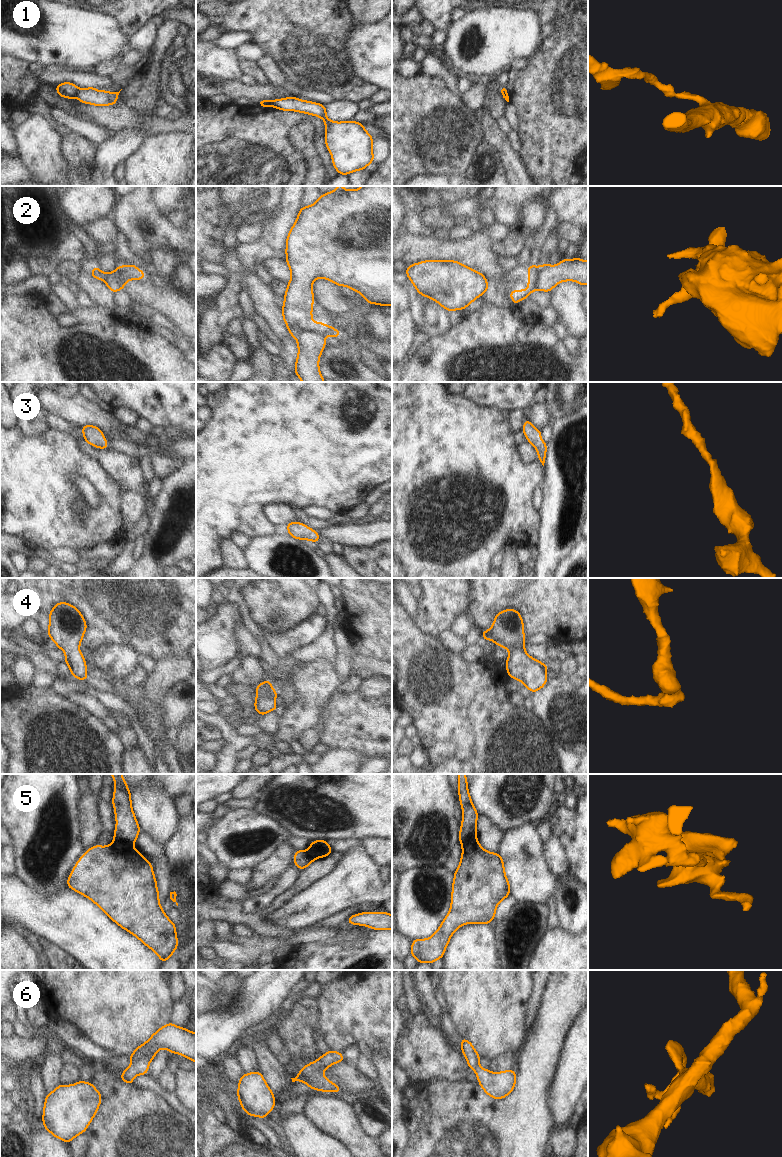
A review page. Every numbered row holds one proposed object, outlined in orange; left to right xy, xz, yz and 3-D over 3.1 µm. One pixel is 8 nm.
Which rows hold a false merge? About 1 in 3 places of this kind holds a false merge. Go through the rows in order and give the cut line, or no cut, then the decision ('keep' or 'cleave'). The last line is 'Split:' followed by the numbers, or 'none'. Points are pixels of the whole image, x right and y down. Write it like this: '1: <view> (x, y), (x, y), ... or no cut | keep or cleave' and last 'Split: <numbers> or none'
1: xy (79, 89), (74, 96) | cleave
2: xz (325, 335), (314, 332), (299, 332), (295, 336) | cleave
3: no cut | keep
4: no cut | keep
5: xy (114, 838), (120, 842), (132, 844) | cleave
6: no cut | keep
Split: 1, 2, 5

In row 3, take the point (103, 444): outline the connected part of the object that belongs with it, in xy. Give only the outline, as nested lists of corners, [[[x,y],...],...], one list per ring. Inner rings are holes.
[[[83,425],[81,427],[84,440],[91,446],[100,449],[108,449],[108,442],[104,438],[103,432],[100,428],[93,425]]]

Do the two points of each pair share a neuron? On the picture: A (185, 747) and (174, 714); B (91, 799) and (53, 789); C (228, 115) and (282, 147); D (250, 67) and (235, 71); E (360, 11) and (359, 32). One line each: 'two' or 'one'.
A: two
B: two
C: one
D: two
E: two

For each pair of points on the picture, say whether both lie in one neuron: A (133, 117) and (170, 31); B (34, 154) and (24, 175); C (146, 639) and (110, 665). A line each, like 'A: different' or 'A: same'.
A: different
B: different
C: different

